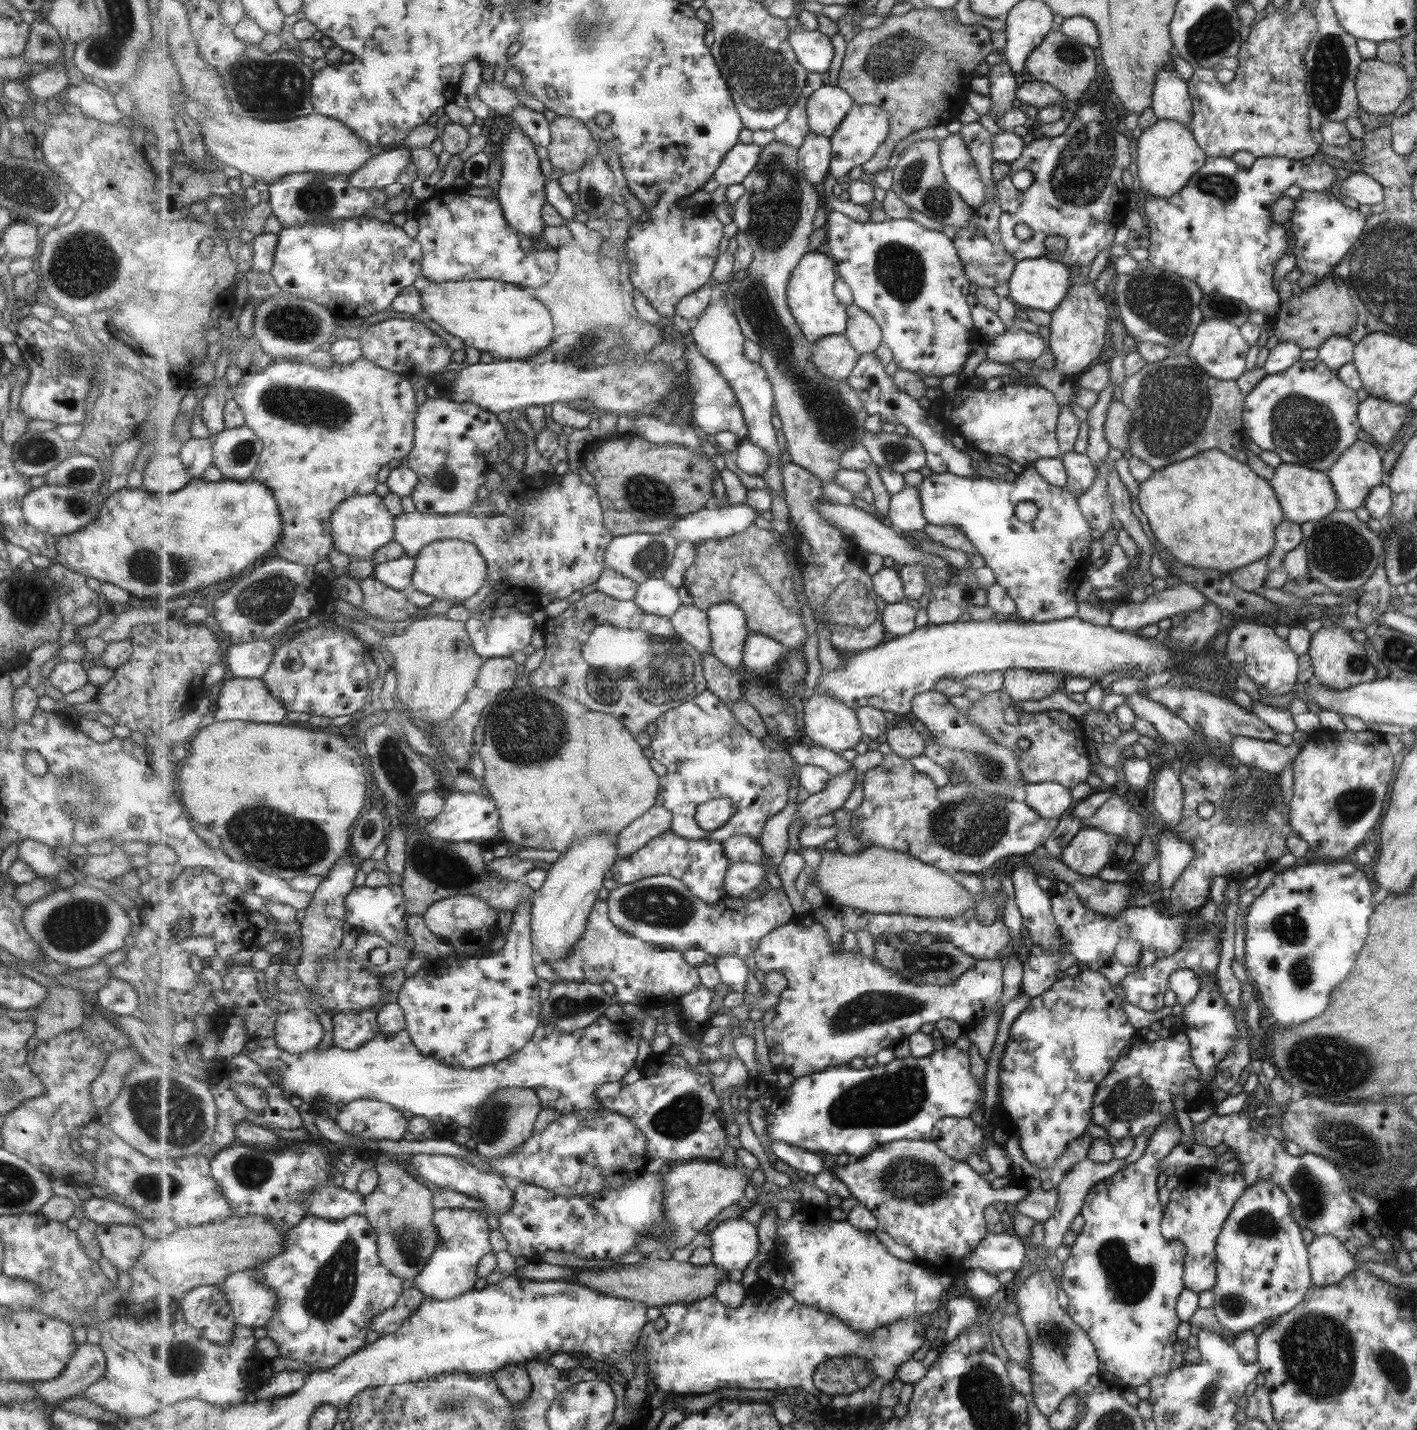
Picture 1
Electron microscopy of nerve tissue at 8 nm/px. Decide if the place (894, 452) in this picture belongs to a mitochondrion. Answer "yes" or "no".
yes

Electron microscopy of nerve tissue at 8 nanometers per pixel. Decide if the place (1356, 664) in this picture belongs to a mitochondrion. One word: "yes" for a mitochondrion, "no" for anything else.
yes

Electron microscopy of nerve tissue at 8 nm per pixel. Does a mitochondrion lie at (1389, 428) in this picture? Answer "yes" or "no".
no

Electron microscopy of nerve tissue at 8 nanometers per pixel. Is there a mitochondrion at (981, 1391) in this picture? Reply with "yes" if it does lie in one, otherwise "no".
yes

